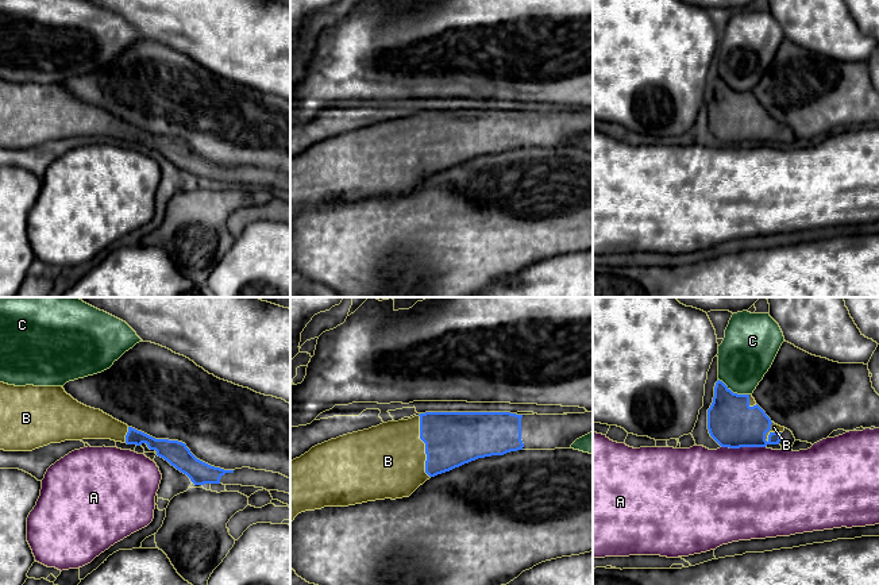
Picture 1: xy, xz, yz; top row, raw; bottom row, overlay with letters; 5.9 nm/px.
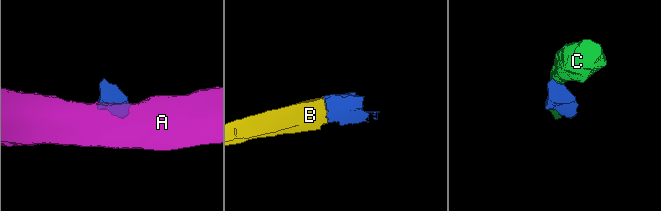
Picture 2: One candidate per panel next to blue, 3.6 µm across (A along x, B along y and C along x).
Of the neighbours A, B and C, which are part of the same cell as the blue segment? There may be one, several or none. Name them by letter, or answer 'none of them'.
B

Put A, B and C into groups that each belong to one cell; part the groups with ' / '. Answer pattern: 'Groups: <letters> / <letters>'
Groups: A / B / C

